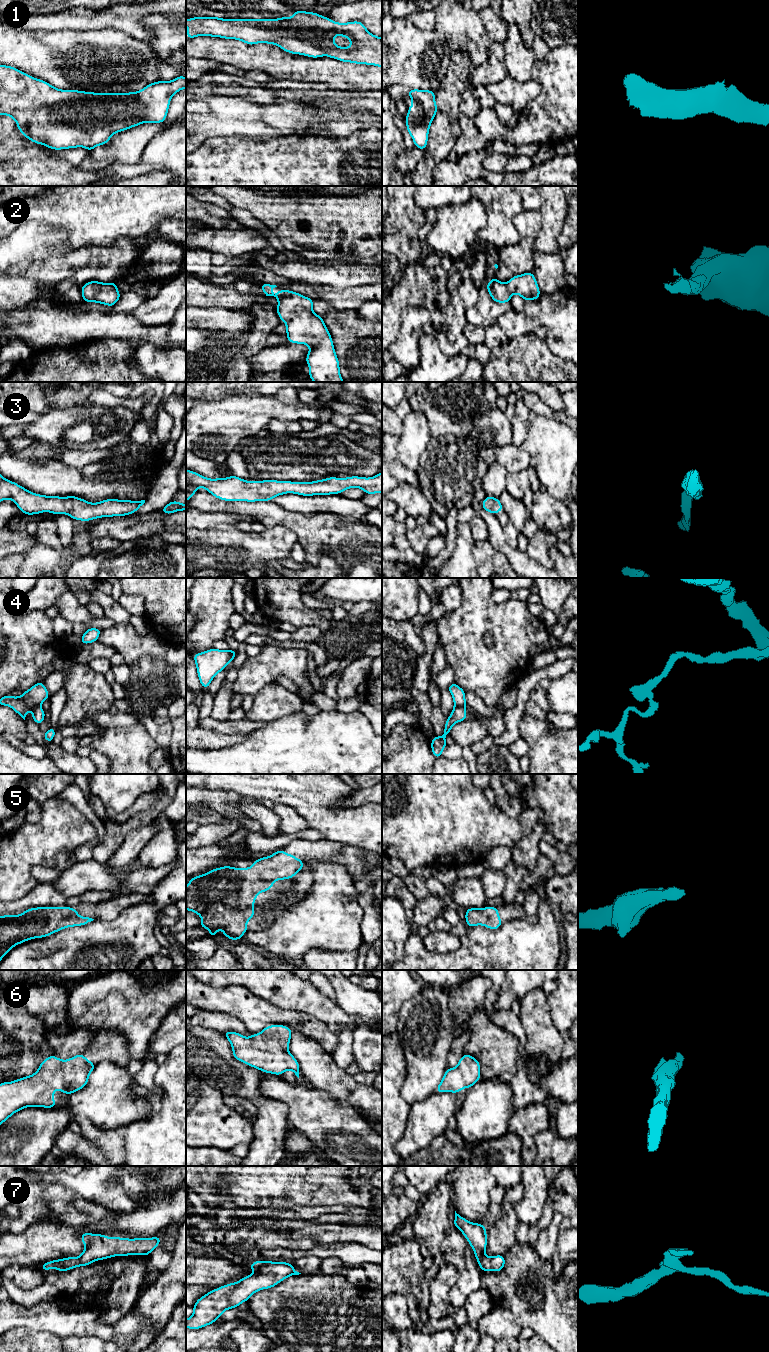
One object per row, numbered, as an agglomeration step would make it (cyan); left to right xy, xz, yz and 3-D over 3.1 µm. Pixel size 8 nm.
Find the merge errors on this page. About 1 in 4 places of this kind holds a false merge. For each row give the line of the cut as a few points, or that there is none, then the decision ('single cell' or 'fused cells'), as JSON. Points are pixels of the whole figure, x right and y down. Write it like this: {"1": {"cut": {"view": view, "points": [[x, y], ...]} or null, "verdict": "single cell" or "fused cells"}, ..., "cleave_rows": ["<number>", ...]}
{"1": {"cut": null, "verdict": "single cell"}, "2": {"cut": null, "verdict": "single cell"}, "3": {"cut": null, "verdict": "single cell"}, "4": {"cut": {"view": "yz", "points": [[454, 705], [463, 708]]}, "verdict": "fused cells"}, "5": {"cut": null, "verdict": "single cell"}, "6": {"cut": null, "verdict": "single cell"}, "7": {"cut": null, "verdict": "single cell"}, "cleave_rows": ["4"]}

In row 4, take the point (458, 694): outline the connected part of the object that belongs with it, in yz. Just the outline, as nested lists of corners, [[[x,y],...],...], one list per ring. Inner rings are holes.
[[[452,683],[448,687],[448,691],[451,693],[454,706],[465,707],[467,705],[465,699],[465,690],[459,687],[456,683]]]

